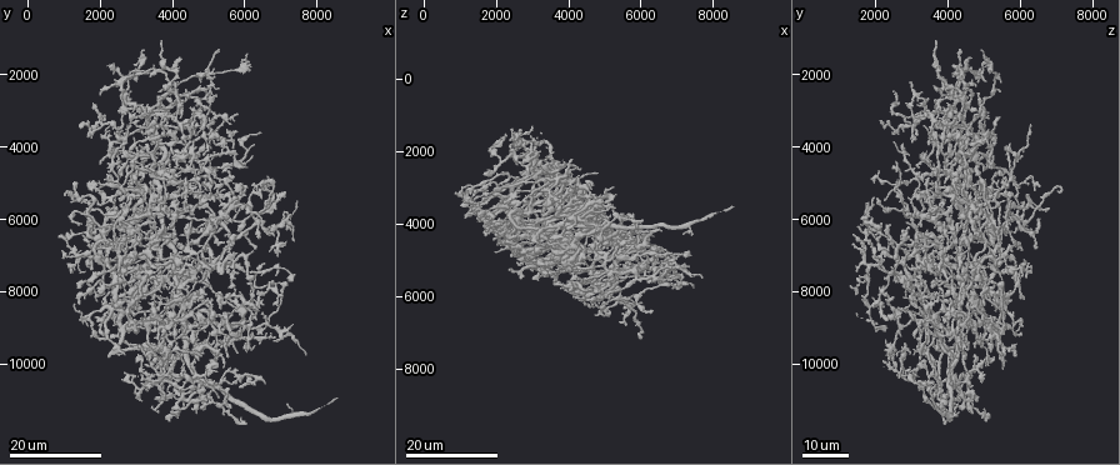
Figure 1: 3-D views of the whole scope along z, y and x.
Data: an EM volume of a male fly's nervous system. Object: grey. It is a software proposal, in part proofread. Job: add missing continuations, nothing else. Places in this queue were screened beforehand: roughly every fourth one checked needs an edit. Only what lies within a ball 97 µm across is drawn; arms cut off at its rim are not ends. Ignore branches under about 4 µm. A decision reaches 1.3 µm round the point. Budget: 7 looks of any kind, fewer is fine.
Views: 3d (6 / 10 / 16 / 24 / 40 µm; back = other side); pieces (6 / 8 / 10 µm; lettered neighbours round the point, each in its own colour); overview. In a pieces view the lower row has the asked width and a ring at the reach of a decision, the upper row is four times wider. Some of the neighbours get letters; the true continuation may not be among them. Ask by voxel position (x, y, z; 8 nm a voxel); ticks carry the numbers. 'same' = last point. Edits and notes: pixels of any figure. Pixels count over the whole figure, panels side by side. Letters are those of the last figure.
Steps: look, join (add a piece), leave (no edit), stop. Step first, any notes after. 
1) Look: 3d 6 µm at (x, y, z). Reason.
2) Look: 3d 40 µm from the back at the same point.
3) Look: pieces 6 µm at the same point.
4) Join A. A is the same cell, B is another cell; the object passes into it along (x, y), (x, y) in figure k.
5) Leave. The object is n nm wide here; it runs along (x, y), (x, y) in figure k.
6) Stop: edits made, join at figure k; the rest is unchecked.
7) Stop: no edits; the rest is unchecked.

Look: 3d 24 µm at (4300, 5000, 2900). Branch stops here.

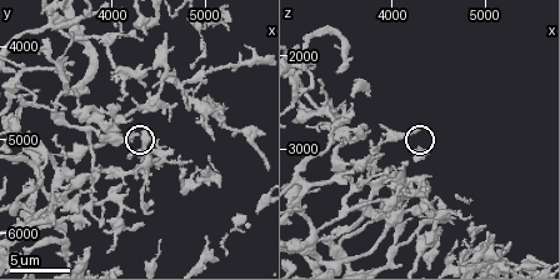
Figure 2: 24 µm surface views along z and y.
Look: pieces 8 µm at (4300, 4900, 2850).

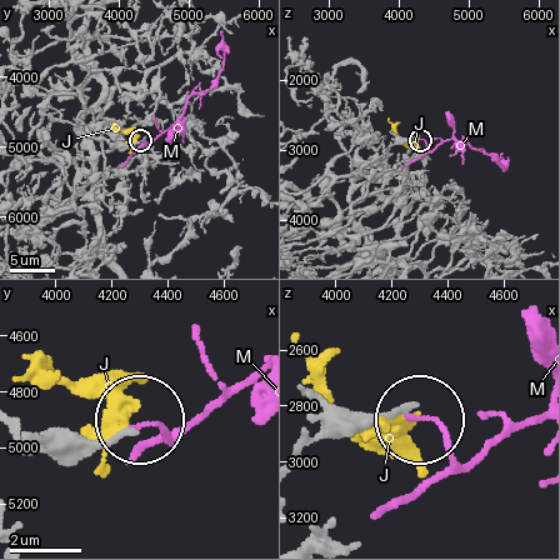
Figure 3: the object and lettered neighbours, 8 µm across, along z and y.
Leave. J and M are other cells; none of them fits.

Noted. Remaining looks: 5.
Look: 3d 16 µm at (2400, 9200, 4300). Branch stops here.

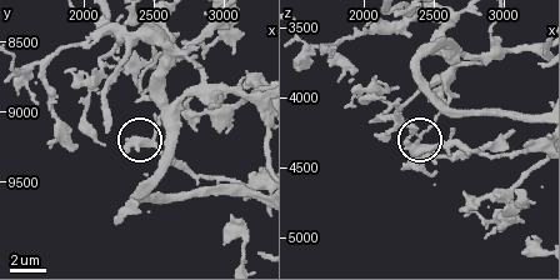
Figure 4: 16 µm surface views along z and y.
Look: pieces 6 µm at (2300, 9280, 4300). What lies round it.

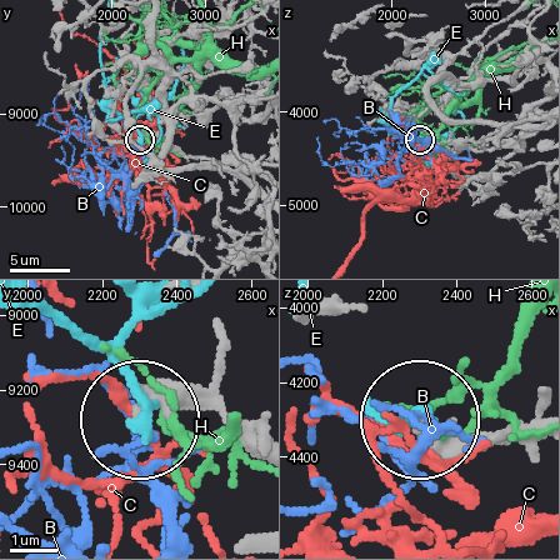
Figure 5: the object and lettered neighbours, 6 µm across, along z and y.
Leave. The object is 350 nm wide here; B, C, E and H are other cells; it runs along (255, 455), (195, 411), (140, 419) in figure 5; none of them fits.

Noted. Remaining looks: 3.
Look: 3d 24 µm at (3200, 10100, 3700). Branch stops here.

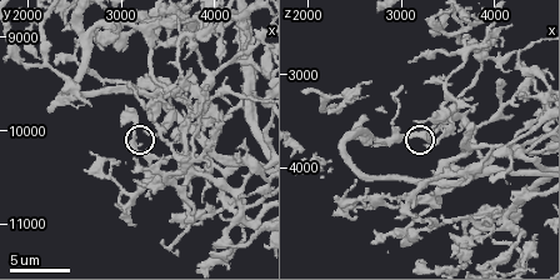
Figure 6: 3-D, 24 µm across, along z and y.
Look: pieces 6 µm at (3250, 10050, 3800). What lies round it.

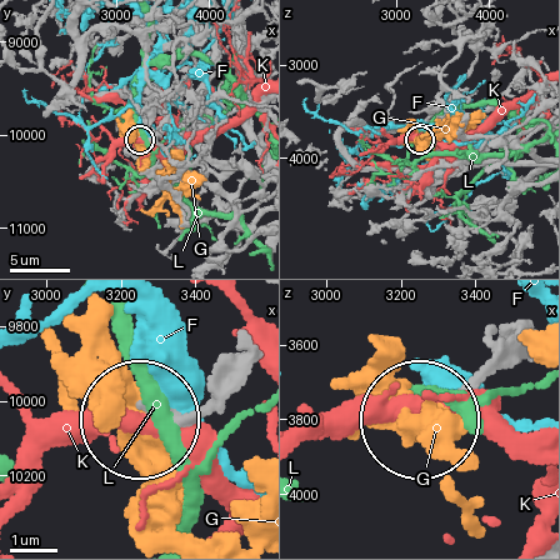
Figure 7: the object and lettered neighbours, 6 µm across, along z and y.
Leave. F, G, K and L are other cells; it runs along (211, 399), (155, 410) in figure 7; none of them fits.

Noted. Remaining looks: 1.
Stop: no edits; the rest is unchecked.

